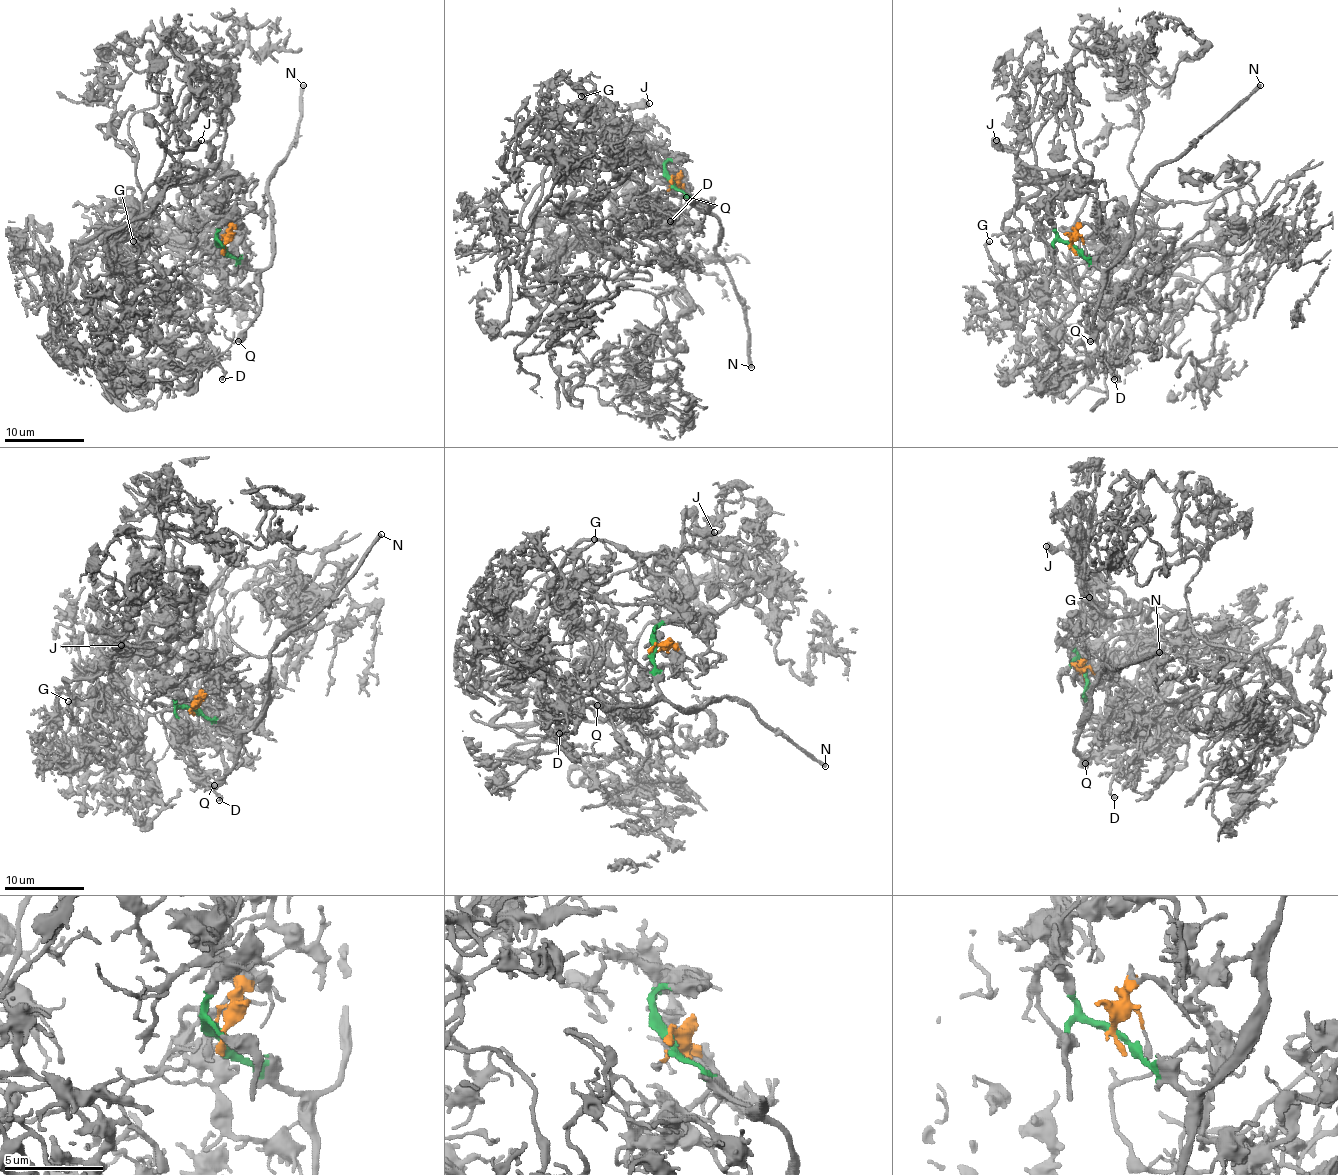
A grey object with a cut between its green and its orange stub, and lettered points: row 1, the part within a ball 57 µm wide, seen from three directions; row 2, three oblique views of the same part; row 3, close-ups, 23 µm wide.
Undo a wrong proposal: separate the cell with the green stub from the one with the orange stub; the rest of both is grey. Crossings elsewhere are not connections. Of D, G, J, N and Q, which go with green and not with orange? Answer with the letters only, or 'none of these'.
N, Q

